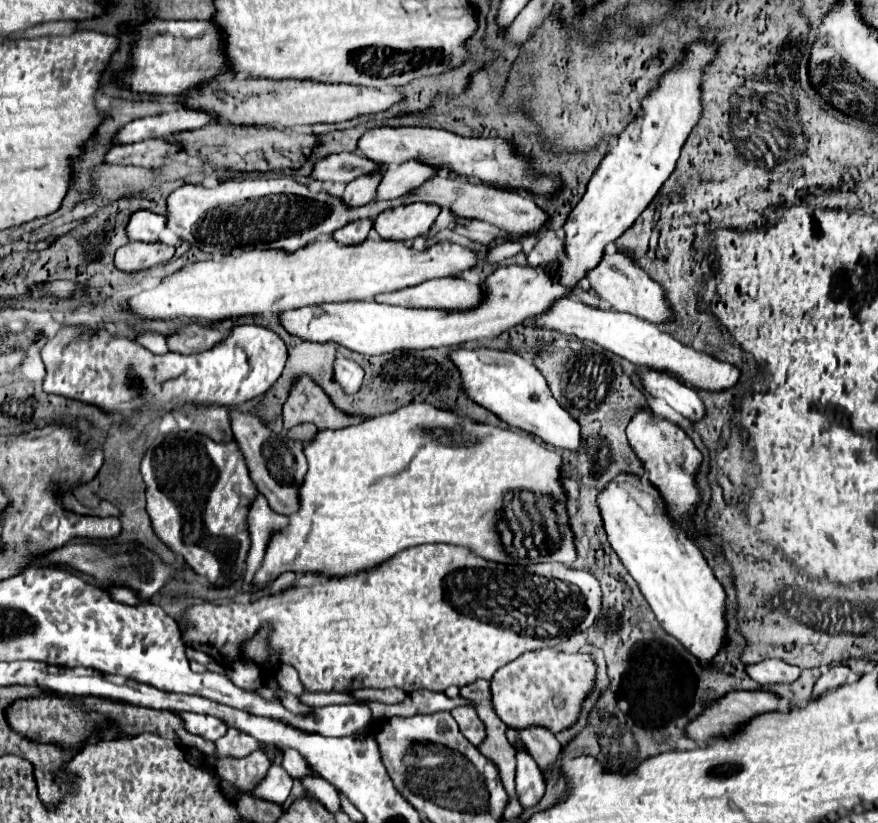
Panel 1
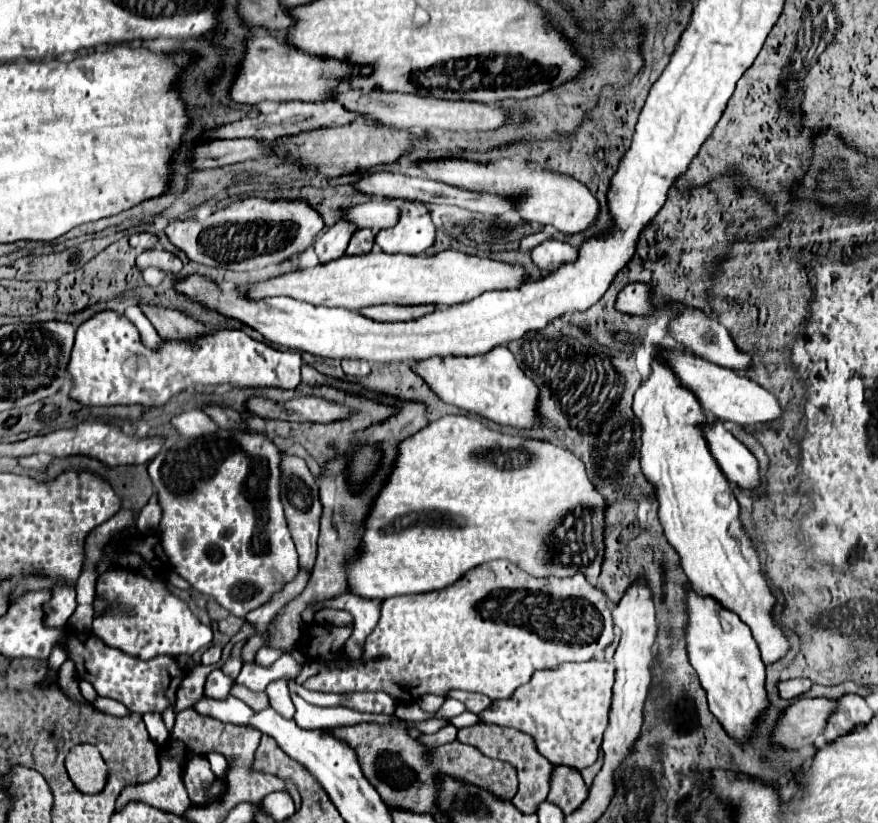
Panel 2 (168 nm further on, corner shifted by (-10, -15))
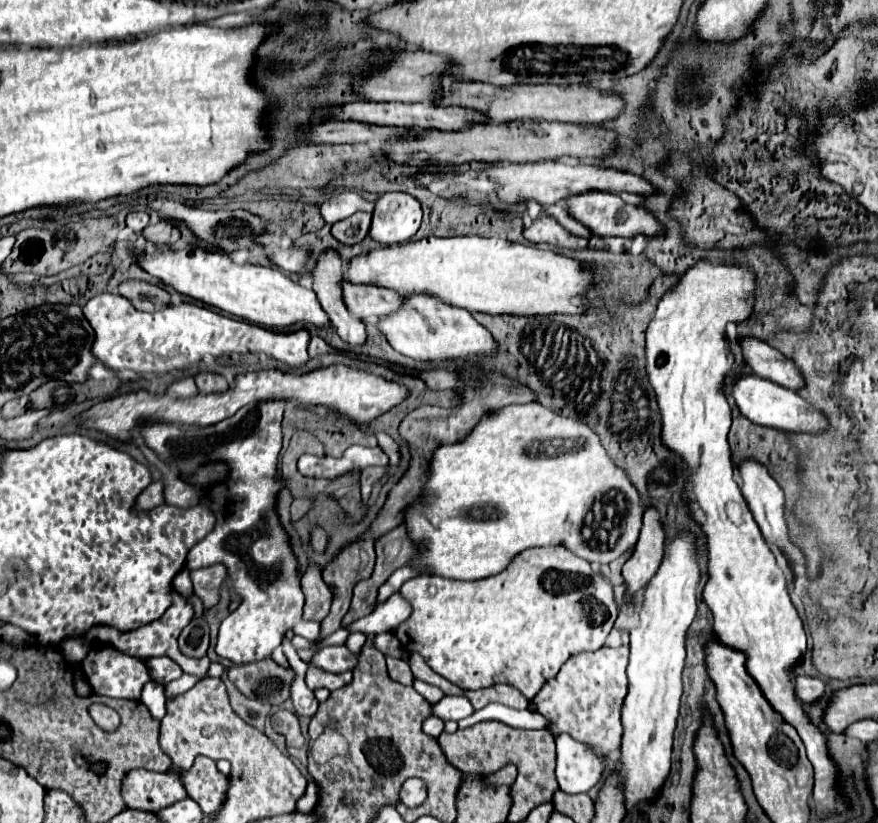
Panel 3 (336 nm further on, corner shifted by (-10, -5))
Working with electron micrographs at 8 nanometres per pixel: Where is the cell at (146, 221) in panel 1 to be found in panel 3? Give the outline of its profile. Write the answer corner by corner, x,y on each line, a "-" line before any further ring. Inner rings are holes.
142,211
130,213
130,215
126,217
126,225
128,225
134,233
142,233
148,223
150,223
150,217
148,217
148,213
142,213

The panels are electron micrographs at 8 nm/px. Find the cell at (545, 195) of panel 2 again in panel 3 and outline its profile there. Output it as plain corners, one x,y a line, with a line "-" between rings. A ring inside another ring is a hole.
592,191
592,193
580,193
574,197
566,197
562,199
564,207
568,209
568,213
580,221
584,227
588,227
594,235
610,235
610,237
634,237
638,233
642,235
658,235
662,231
662,227
656,223
656,219
644,211
642,207
624,203
622,197
618,195
610,195
604,191

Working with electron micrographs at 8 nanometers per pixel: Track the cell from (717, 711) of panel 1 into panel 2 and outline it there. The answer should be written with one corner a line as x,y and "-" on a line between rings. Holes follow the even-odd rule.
798,699
782,715
774,741
778,747
802,749
812,747
816,737
824,733
828,719
838,707
836,699

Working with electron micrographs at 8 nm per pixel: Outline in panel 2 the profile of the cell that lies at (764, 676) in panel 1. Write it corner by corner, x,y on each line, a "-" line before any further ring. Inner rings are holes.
790,679
790,681
780,681
778,683
778,691
782,699
796,699
800,695
804,695
806,691
810,691
812,681
810,679

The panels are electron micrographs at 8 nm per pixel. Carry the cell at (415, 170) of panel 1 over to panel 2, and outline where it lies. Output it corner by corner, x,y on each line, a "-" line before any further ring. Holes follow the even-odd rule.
366,201
362,205
352,205
344,209
342,219
358,229
370,227
374,233
378,233
380,229
388,229
398,221
398,211
398,205

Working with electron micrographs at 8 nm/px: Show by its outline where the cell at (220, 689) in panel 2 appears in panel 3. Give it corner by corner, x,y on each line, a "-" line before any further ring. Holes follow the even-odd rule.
172,589
172,605
170,609
166,609
166,613
158,619
158,621
152,621
150,625
142,625
142,629
132,629
130,633
120,633
118,629
110,629
106,625
94,625
94,629
88,629
88,635
94,639
94,641
100,641
100,643
108,643
116,649
120,649
122,653
126,655
132,655
132,657
160,657
160,655
166,655
174,661
178,661
182,665
182,670
190,675
196,675
198,679
206,679
208,675
208,669
210,669
211,661
208,656
204,656
200,659
189,658
178,651
178,635
180,631
194,619
194,609
192,605
188,603
188,599
184,595
180,595
178,591

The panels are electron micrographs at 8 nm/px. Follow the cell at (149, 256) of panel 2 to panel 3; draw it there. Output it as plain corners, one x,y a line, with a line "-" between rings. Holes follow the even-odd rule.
160,221
156,225
148,225
144,231
142,231
144,239
158,245
158,247
166,247
166,249
174,249
174,245
178,243
180,239
180,231
170,225
168,221

